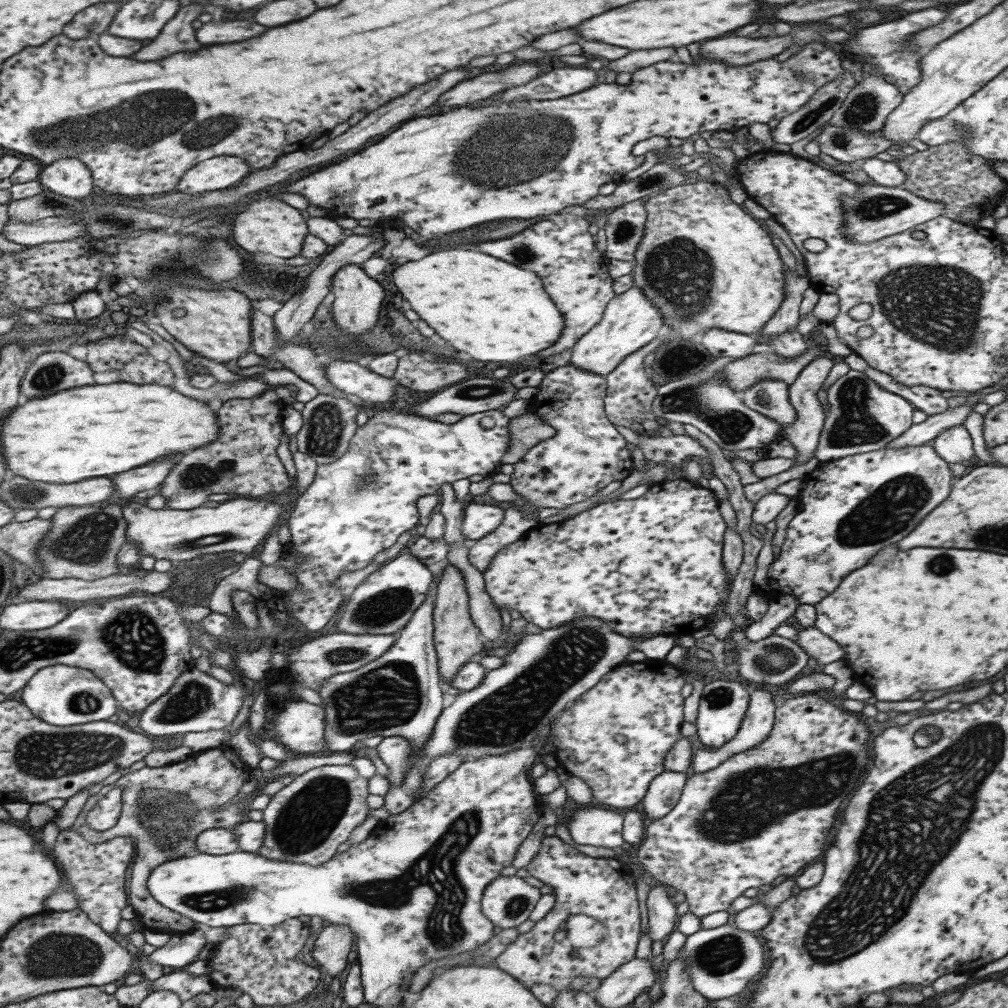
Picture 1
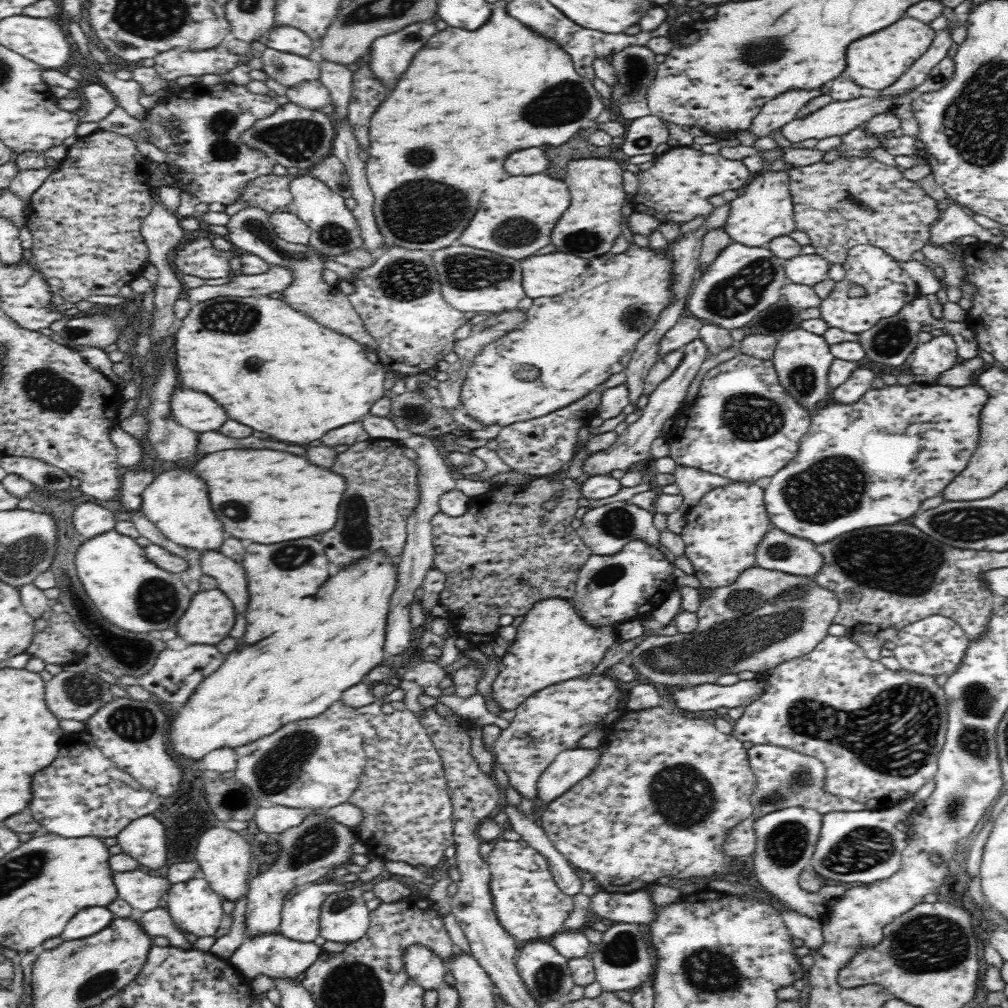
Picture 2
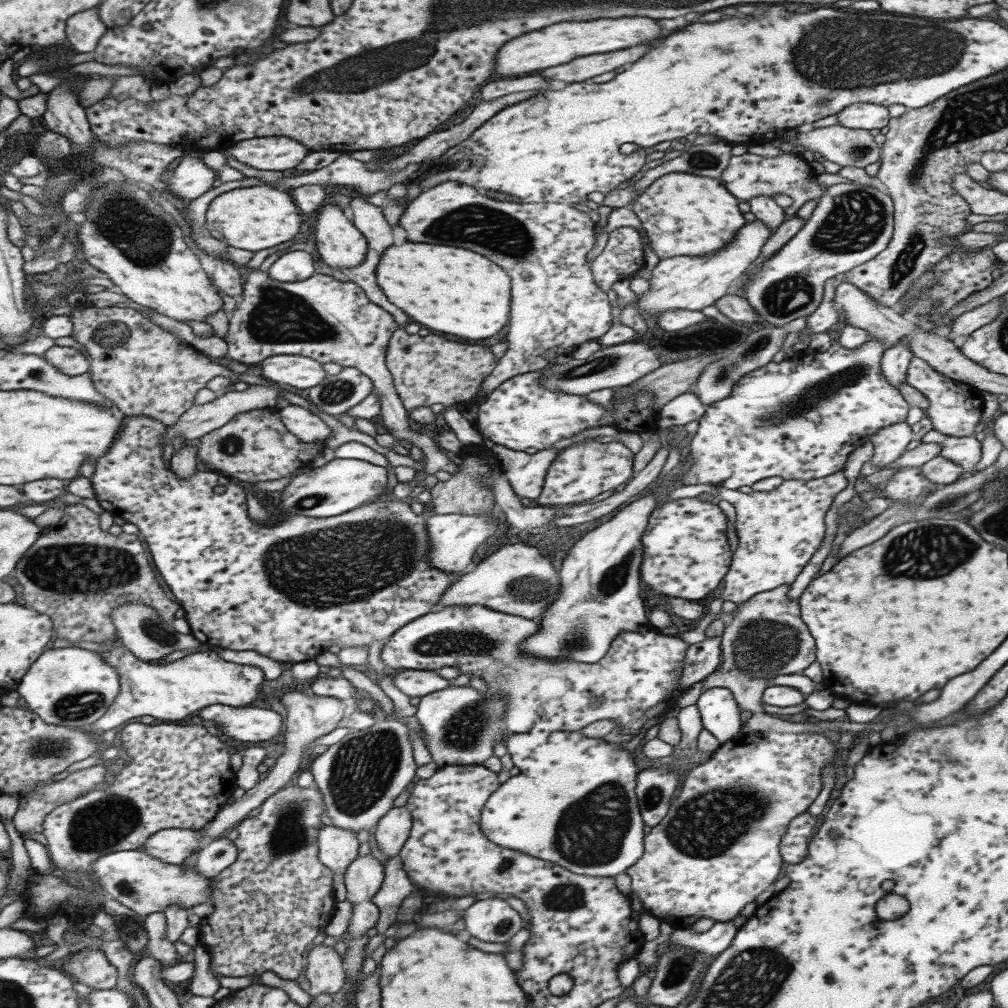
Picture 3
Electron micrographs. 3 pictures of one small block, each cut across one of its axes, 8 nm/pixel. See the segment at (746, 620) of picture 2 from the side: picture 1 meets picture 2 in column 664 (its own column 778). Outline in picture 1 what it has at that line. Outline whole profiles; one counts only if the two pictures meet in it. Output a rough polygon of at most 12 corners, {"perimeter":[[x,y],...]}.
{"perimeter":[[731,631],[738,674],[779,689],[807,664],[796,642]]}

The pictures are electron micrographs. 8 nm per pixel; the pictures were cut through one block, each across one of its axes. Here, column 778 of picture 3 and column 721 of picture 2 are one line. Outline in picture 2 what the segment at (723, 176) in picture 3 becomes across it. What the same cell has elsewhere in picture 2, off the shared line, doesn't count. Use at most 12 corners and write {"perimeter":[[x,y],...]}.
{"perimeter":[[673,147],[639,171],[635,212],[682,226],[752,174],[741,160]]}

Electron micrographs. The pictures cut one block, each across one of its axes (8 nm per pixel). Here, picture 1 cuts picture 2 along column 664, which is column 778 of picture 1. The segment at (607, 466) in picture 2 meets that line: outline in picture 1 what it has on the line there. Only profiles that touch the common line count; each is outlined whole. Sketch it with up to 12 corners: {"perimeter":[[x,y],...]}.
{"perimeter":[[761,380],[743,404],[781,428],[795,420],[787,384]]}

